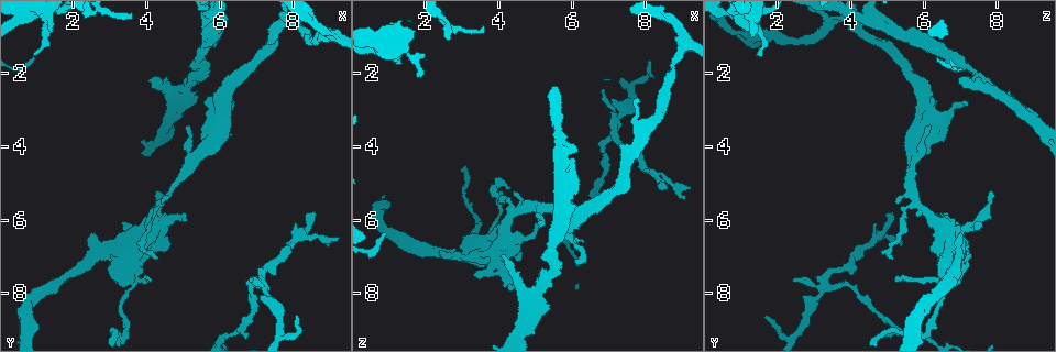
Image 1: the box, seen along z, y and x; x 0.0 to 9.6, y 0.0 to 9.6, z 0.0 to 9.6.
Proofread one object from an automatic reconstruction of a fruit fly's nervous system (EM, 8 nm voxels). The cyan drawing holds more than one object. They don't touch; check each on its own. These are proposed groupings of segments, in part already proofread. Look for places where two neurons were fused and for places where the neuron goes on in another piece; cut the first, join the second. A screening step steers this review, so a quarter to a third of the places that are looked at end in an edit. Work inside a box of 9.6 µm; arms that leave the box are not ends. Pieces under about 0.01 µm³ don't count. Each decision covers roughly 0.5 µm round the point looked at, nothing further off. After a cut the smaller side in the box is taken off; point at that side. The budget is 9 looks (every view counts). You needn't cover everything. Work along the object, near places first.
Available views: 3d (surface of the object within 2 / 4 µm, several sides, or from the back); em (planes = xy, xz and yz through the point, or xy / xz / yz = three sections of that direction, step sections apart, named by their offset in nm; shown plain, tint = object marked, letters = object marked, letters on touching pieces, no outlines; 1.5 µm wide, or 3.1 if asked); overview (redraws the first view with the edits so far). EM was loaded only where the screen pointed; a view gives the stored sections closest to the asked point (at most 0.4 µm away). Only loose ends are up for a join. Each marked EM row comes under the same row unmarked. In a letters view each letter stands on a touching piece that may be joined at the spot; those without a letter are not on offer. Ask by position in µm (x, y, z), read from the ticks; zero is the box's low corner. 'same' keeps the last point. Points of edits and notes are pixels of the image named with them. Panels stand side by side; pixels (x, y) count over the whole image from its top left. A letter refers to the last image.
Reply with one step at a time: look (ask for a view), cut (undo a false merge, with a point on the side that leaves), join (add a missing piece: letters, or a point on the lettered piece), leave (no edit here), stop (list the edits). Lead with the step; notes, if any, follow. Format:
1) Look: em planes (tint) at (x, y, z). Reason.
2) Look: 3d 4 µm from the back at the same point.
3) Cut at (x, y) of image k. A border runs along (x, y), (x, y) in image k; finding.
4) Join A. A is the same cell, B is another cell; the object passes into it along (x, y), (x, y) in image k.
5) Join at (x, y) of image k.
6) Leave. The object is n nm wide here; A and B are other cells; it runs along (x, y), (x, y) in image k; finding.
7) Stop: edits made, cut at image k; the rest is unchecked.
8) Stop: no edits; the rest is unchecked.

Look: 3d 2 µm at (5.85, 1.00, 5.70). Arms run side by side.

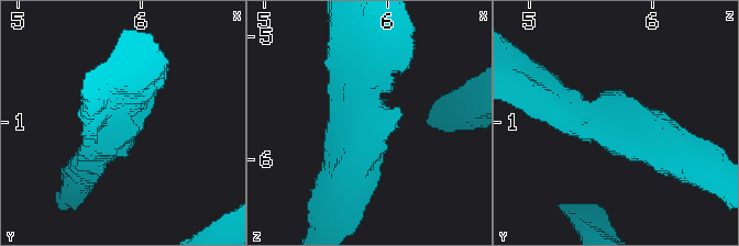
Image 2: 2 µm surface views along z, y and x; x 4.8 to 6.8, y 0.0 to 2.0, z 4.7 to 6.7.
Look: em planes (tint) at (5.90, 0.94, 5.62).

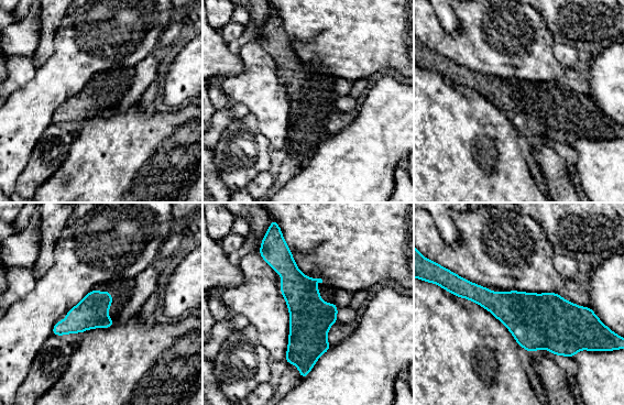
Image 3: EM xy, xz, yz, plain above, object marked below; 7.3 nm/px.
Look: em planes (letters) at the same point. See the neighbours.

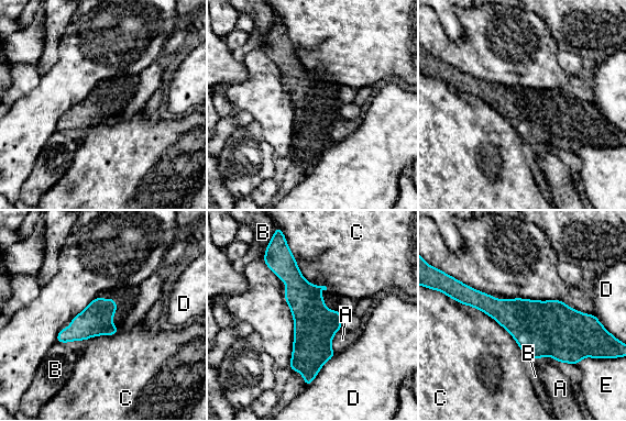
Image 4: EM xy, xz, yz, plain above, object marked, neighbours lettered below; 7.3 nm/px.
Leave. The object is 220 nm wide here; A, B, C, D and E are other cells; a border runs along (341, 328), (331, 342), (333, 353) in image 4; one neuron here.

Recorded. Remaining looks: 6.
Look: em planes (letters) at (5.20, 3.40, 6.20).

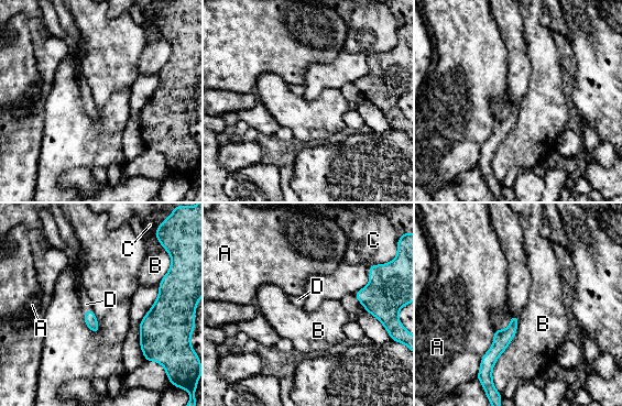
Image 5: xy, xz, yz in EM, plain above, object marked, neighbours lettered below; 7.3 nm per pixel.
Join D. D is the same cell, A, B and C are other cells; the object passes into it along (89, 317), (87, 310), (86, 304) in image 5; the neuron continues.

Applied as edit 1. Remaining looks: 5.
Look: overview.

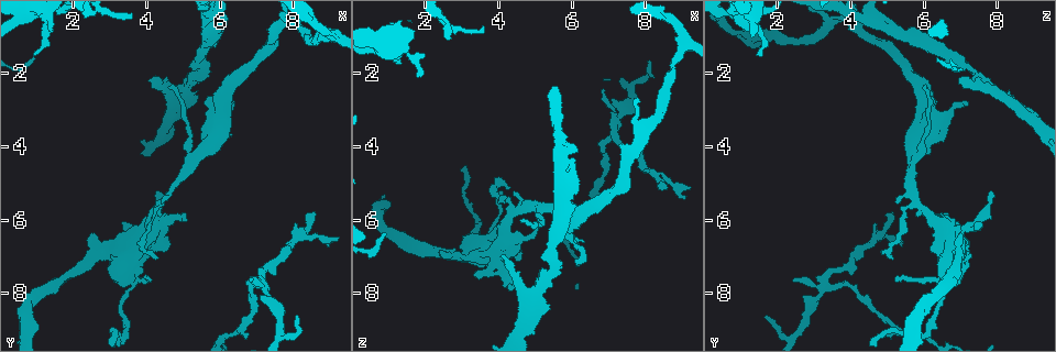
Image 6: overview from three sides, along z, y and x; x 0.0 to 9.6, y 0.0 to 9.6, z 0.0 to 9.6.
Look: em planes (letters) at (4.05, 7.60, 5.15). Tapers out.

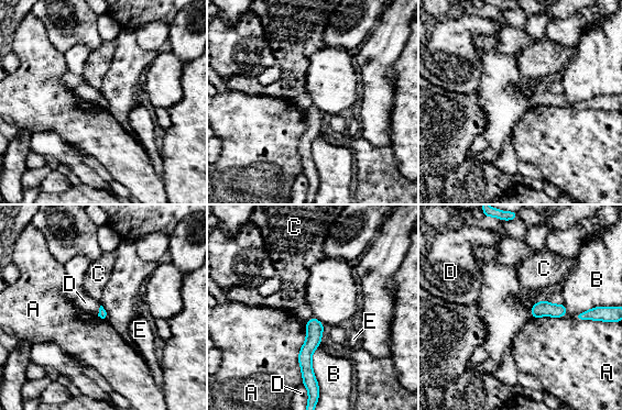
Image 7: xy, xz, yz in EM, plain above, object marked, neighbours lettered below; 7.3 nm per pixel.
Leave. A, B, C, D and E are other cells; a border runs along (100, 306), (97, 316) in image 7; no lettered piece goes on from it.

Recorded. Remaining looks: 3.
Stop: edits made, join at image 5; the rest is unchecked.

